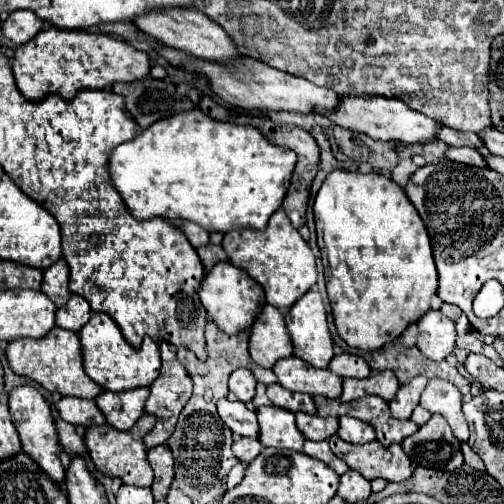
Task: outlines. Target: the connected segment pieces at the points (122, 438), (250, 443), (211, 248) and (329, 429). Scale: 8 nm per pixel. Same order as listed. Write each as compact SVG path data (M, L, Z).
M145 413L141 419L129 429L129 431L117 431L107 425L95 425L89 427L85 433L85 445L89 451L91 461L95 463L95 469L101 471L103 475L109 477L119 477L125 485L135 485L135 487L149 487L153 481L153 469L147 461L147 451L143 445L143 437L155 427L153 415Z
M241 437L241 439L237 439L237 441L233 443L233 453L235 453L235 457L237 457L243 465L251 463L251 461L261 453L261 449L263 449L263 445L259 443L259 439Z
M209 243L209 245L205 245L205 247L197 247L197 253L199 253L201 261L203 261L205 271L211 271L211 267L213 267L215 263L219 263L219 261L227 261L227 255L225 255L225 251L223 251L221 245Z
M297 413L297 429L311 441L325 441L337 433L339 421L335 417Z

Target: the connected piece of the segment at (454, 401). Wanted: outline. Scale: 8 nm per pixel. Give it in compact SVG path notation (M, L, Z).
M429 379L425 391L421 393L421 405L431 413L443 415L459 441L469 439L467 421L461 411L461 393L453 383L443 379Z

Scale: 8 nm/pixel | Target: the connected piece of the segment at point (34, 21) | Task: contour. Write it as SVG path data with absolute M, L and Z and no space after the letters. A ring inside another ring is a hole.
M23 9L23 11L9 13L7 21L1 25L1 31L15 45L21 45L21 43L27 43L29 39L33 39L41 31L41 25L43 25L43 21L37 15L33 15L33 11Z

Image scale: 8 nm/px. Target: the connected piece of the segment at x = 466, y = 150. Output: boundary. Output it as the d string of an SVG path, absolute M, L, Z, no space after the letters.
M447 147L445 157L449 161L457 161L457 163L465 163L465 165L475 165L475 167L483 167L485 165L483 155L479 155L471 147Z

